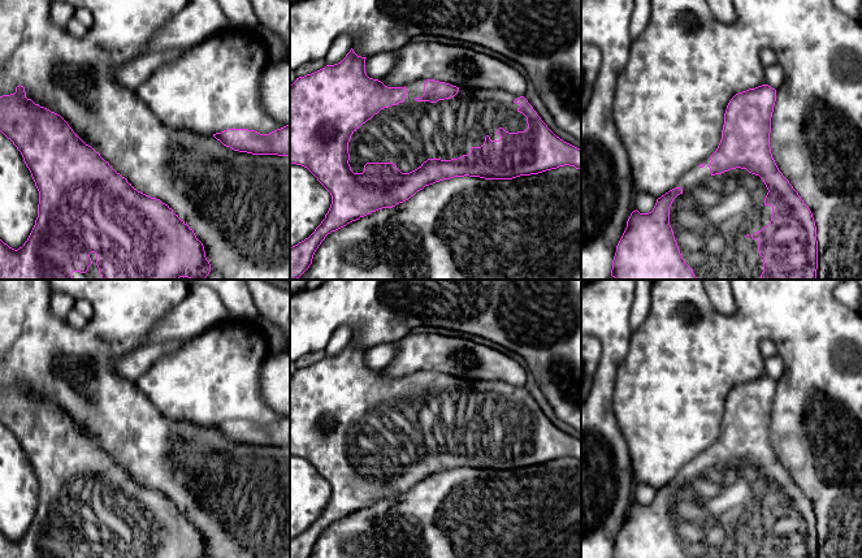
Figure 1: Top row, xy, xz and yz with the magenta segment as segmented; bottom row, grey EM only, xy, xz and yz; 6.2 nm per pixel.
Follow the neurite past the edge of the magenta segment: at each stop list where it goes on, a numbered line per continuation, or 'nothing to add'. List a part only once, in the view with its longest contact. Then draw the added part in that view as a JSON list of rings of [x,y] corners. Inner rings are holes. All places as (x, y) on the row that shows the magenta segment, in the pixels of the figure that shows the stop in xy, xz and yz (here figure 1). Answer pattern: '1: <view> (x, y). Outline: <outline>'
1: xz (407, 134). Outline: [[[419,79],[408,83],[403,103],[381,109],[354,131],[348,142],[348,164],[354,173],[363,173],[367,163],[393,163],[402,173],[410,173],[421,166],[428,159],[451,160],[468,155],[472,147],[481,147],[484,144],[486,135],[491,140],[499,140],[501,135],[497,133],[499,127],[508,133],[528,129],[527,117],[517,111],[521,105],[514,101],[520,96],[504,90],[465,90],[459,87],[458,94],[451,99],[438,100],[437,103],[416,101],[416,98],[424,95],[425,81]]]

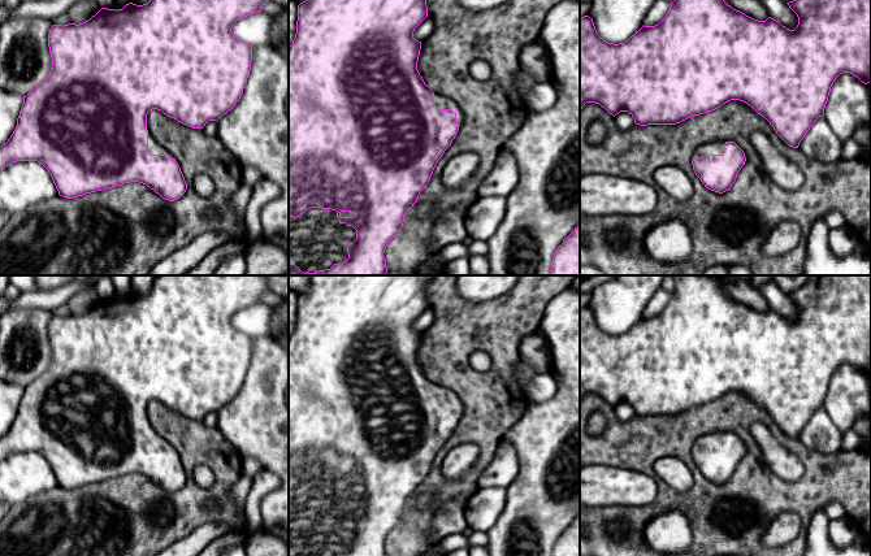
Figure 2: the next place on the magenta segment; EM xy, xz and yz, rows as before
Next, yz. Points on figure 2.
1: yz (716, 147). Outline: [[[712,140],[706,144],[699,145],[693,157],[702,157],[705,155],[723,155],[724,153],[724,144],[729,140]]]

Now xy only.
1: xy (154, 147). Outline: [[[147,127],[147,130],[148,130],[148,127]],[[148,130],[148,153],[150,155],[165,155],[168,157],[174,158],[174,156],[169,151],[166,151],[160,143],[157,143],[153,139],[150,130]]]

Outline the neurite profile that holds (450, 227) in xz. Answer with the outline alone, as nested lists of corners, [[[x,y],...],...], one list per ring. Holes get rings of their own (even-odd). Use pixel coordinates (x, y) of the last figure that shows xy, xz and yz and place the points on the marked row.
[[[454,208],[443,212],[434,223],[425,247],[430,251],[439,251],[450,243],[463,243],[467,236],[465,210]]]

